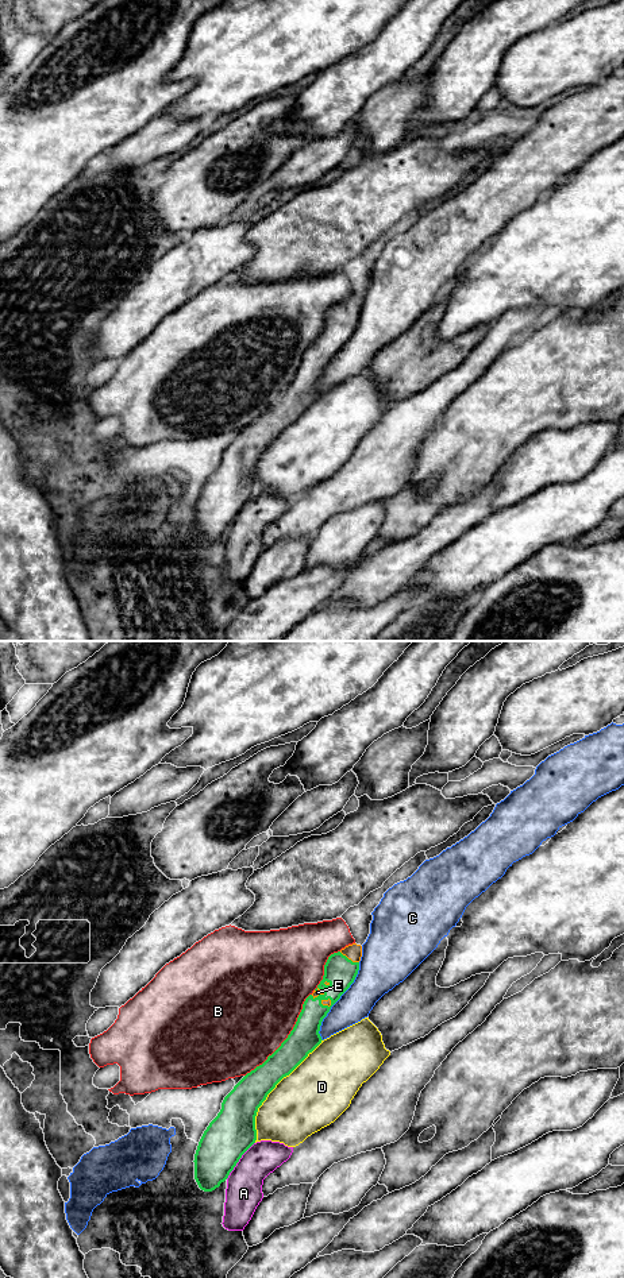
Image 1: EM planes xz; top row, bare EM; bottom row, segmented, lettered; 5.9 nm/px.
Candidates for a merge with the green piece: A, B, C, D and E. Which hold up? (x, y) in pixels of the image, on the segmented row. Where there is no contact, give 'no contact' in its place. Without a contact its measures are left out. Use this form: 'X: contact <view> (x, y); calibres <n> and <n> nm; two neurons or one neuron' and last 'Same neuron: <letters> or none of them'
A: contact xz (238, 1161); calibres 280 and 220 nm; two neurons
B: contact xz (288, 1037); calibres 180 and 480 nm; two neurons
C: contact xz (336, 1000); calibres 190 and 200 nm; two neurons
D: contact xz (272, 1089); calibres 220 and 380 nm; two neurons
E: contact xz (347, 958); calibres 190 and 100 nm; one neuron
Same neuron: E

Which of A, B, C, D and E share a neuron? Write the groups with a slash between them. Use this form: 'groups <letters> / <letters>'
groups A / B / C / D / E

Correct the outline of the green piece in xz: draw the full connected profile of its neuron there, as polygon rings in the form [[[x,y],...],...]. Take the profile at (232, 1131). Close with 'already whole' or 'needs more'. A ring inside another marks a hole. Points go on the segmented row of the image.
[[[357,943],[328,957],[323,980],[305,999],[288,1038],[224,1097],[220,1112],[204,1131],[194,1154],[194,1179],[201,1190],[219,1188],[255,1143],[258,1108],[276,1085],[321,1043],[321,1022],[354,982],[361,957],[362,946]]] | needs more

